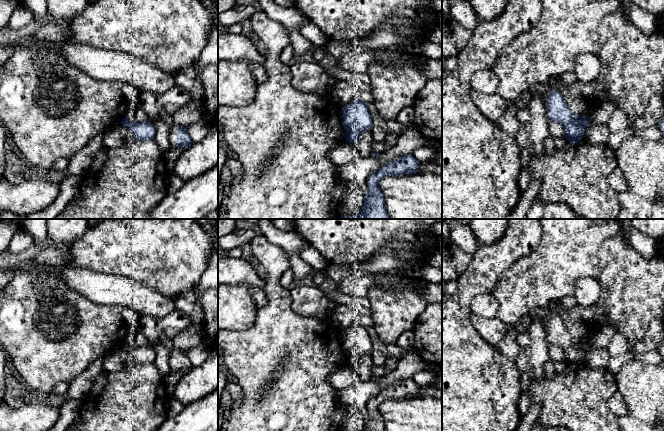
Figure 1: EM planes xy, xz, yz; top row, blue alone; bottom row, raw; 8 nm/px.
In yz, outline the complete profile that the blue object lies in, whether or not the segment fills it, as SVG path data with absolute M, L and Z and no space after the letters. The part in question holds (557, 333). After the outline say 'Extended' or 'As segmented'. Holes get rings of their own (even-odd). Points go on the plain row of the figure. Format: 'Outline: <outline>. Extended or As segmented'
Outline: M551 314L546 323L547 338L551 345L559 346L565 354L565 362L571 368L579 367L590 350L589 341L575 340L560 316Z. As segmented

